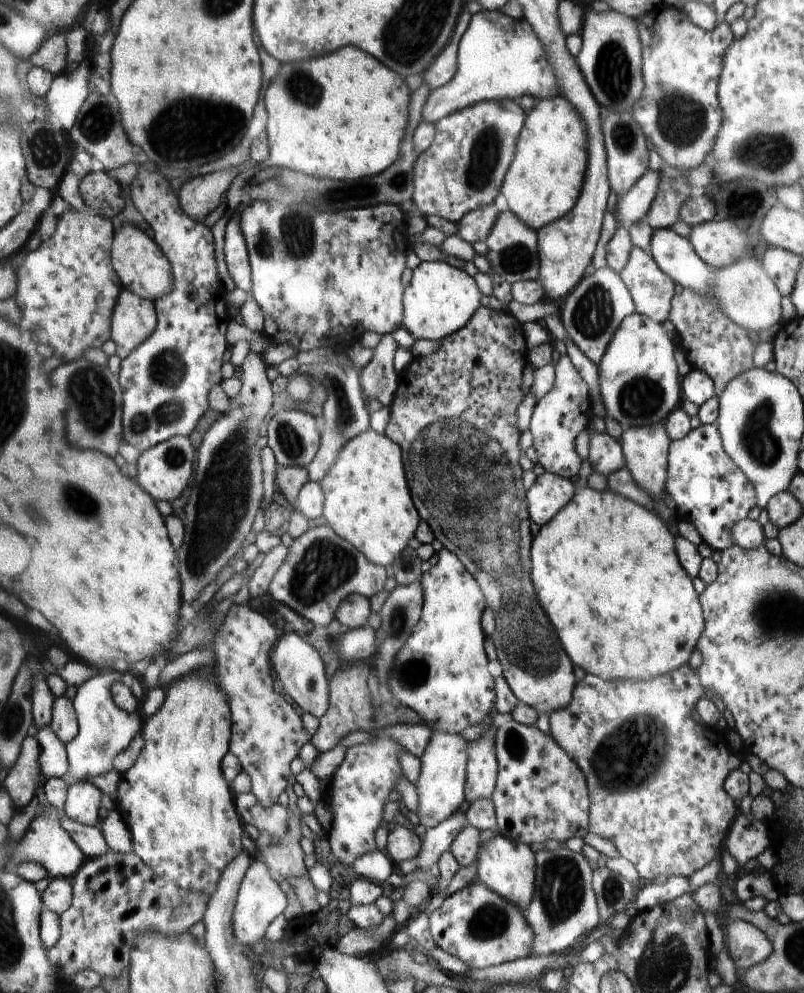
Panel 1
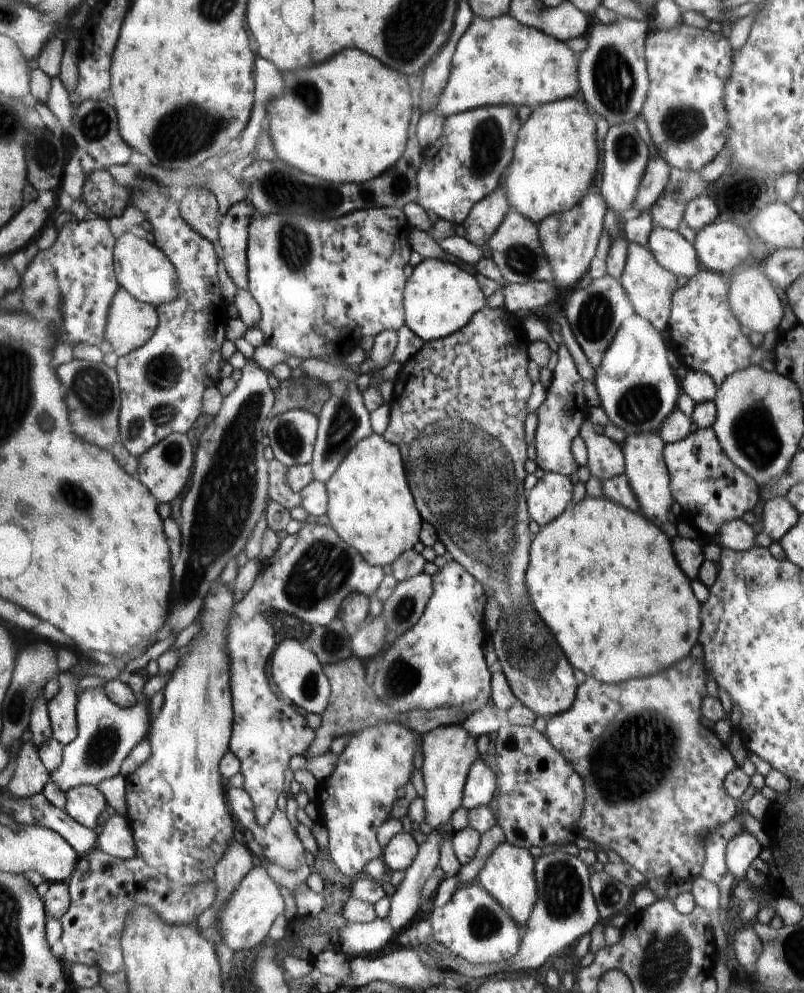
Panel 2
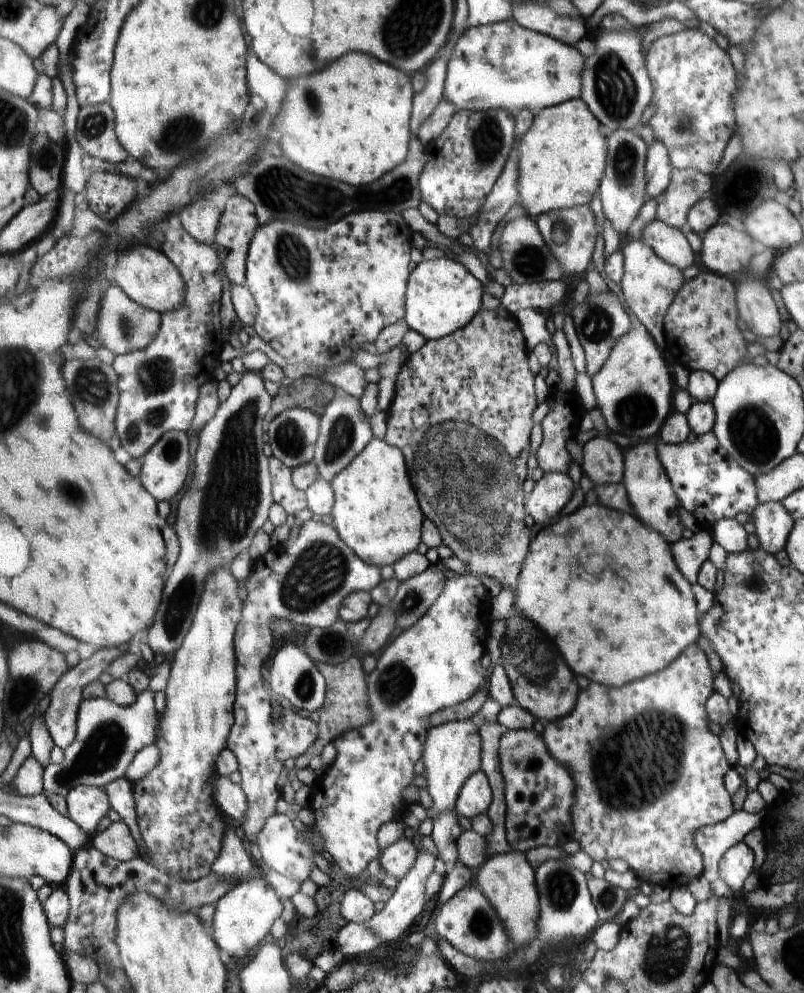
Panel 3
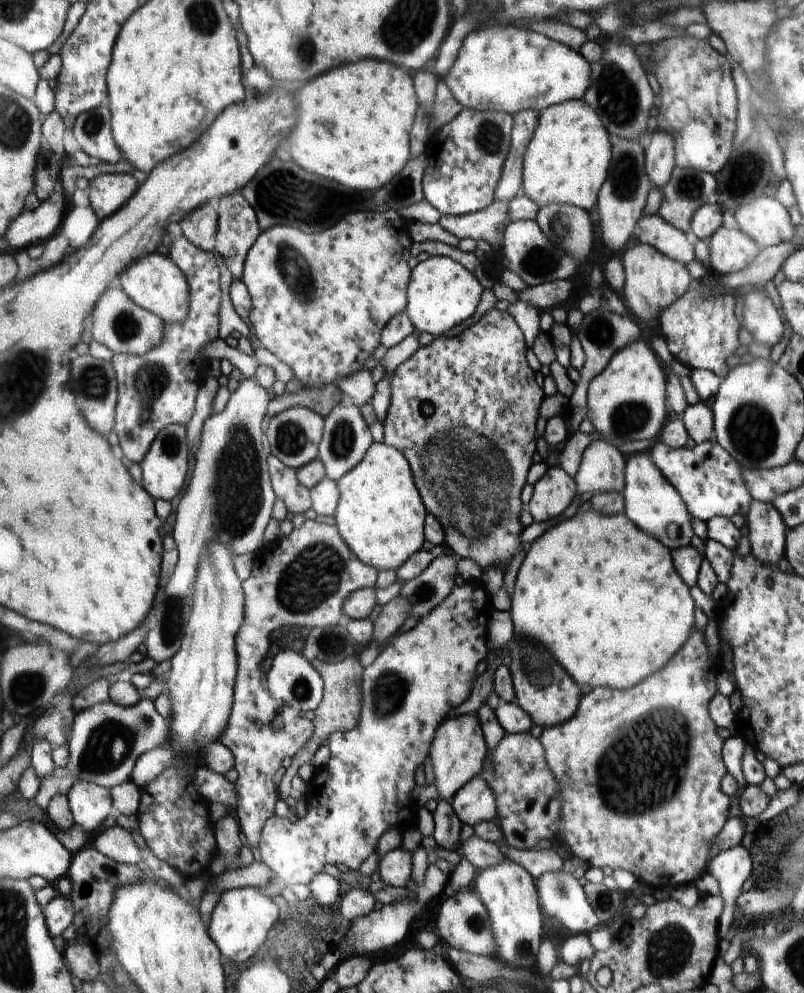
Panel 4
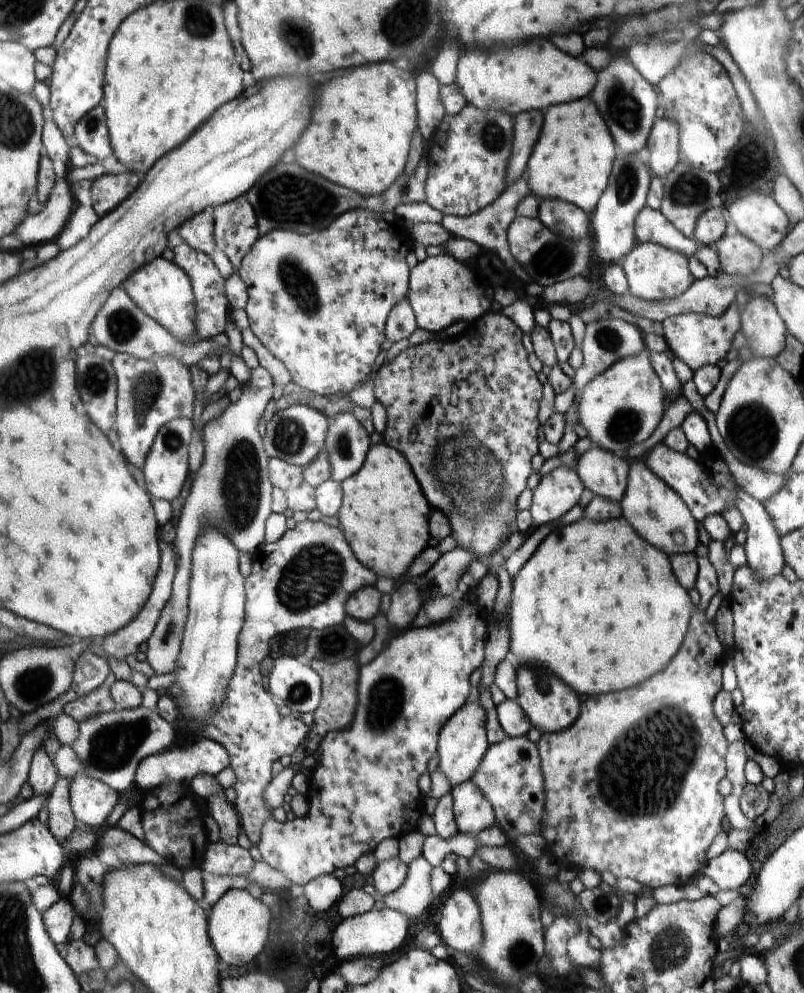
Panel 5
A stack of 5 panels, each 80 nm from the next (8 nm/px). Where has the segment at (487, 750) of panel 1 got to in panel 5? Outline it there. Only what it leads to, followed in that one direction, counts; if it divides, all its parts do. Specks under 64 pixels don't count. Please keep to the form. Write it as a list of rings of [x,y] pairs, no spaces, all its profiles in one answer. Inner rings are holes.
[[[472,779],[460,787],[454,786],[450,792],[458,833],[477,838],[482,830],[496,825],[492,804],[486,800],[480,788],[474,786]]]

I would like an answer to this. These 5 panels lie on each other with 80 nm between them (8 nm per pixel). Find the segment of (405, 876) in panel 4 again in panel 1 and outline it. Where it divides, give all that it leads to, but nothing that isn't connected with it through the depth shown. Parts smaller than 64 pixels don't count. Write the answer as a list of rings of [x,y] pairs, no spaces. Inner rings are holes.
[[[391,825],[387,838],[387,854],[397,868],[403,860],[412,860],[419,853],[420,838],[405,827]]]

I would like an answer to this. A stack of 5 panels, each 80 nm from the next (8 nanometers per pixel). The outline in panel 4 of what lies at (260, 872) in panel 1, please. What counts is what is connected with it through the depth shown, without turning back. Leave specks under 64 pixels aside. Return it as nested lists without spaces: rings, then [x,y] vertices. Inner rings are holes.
[[[236,887],[222,895],[209,922],[209,929],[224,958],[228,956],[234,962],[246,962],[264,946],[268,932],[275,926],[276,920],[278,920],[278,907],[271,898],[266,898],[260,889]]]

